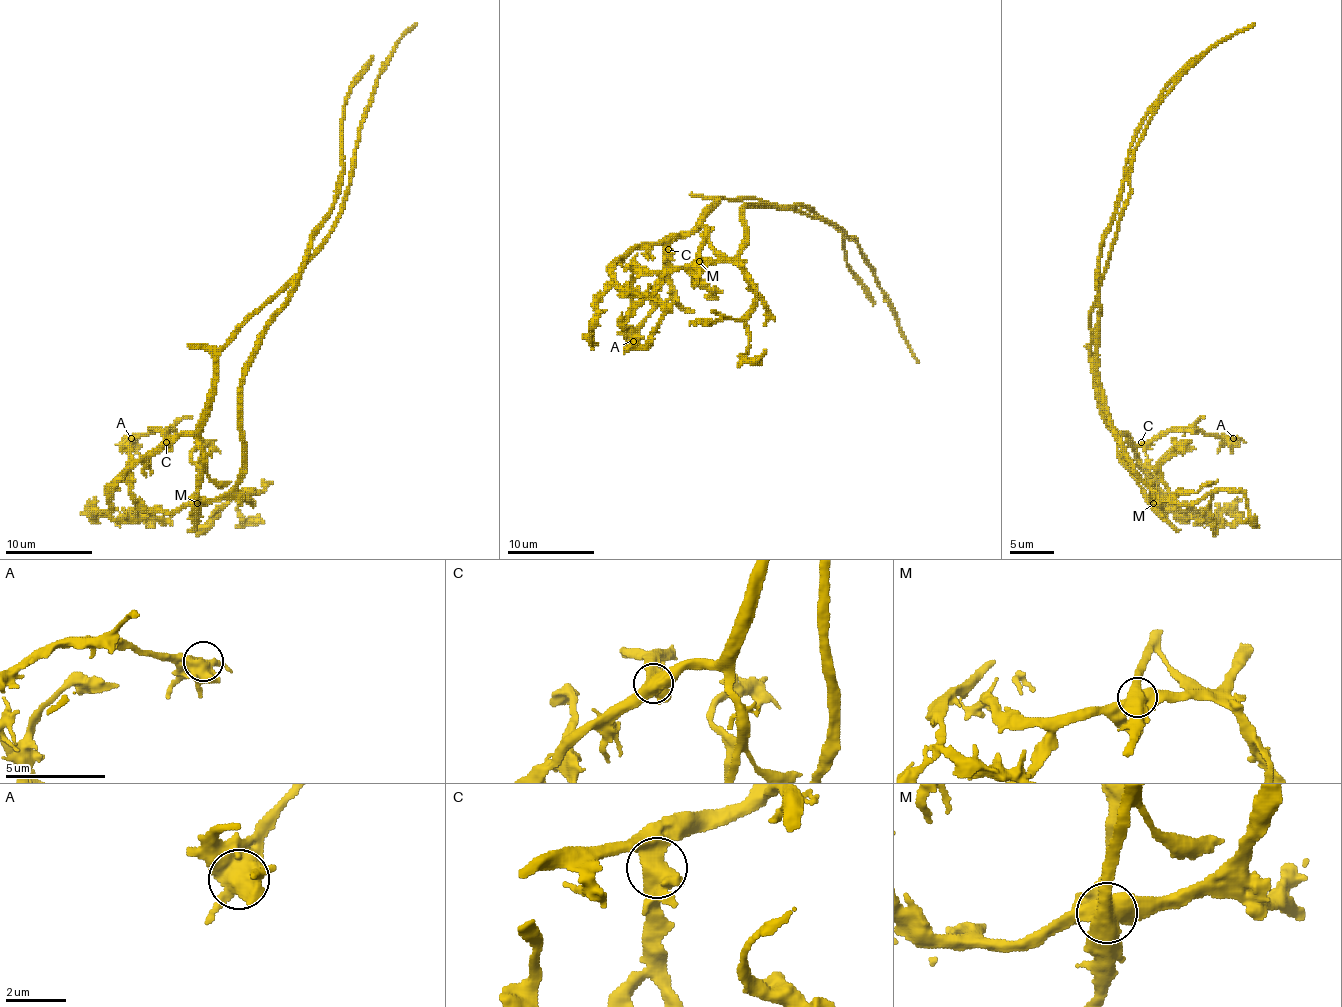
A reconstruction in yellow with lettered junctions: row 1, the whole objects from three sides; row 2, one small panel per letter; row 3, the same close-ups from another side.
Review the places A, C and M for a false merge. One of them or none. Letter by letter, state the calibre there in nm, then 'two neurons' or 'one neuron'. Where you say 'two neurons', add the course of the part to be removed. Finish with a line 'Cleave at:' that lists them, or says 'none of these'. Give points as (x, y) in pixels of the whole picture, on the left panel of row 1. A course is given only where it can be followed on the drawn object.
A: calibre 600 nm; one neuron
C: calibre 440 nm; one neuron
M: calibre 650 nm; two neurons; course (196, 503), (218, 501), (240, 477), (246, 361), (334, 202), (349, 86), (373, 56)
Cleave at: M

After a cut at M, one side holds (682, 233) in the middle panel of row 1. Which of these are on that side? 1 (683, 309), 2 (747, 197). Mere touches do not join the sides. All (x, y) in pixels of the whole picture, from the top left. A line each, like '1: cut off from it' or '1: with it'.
1: with it
2: with it

